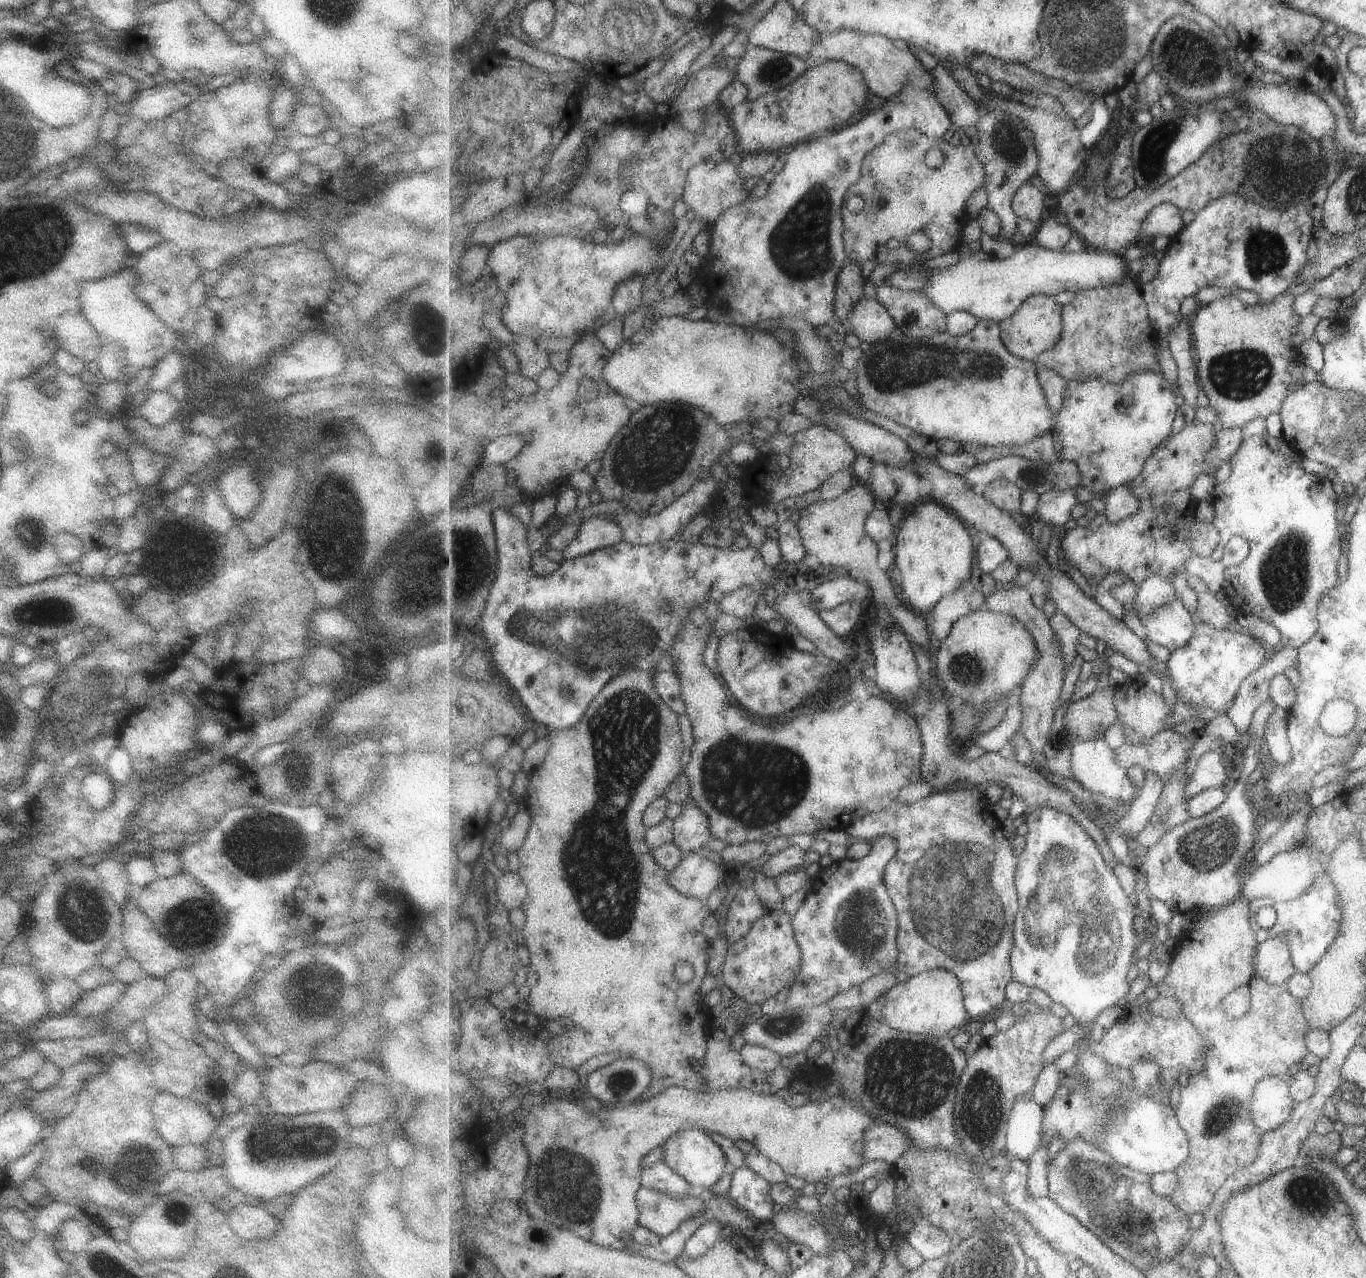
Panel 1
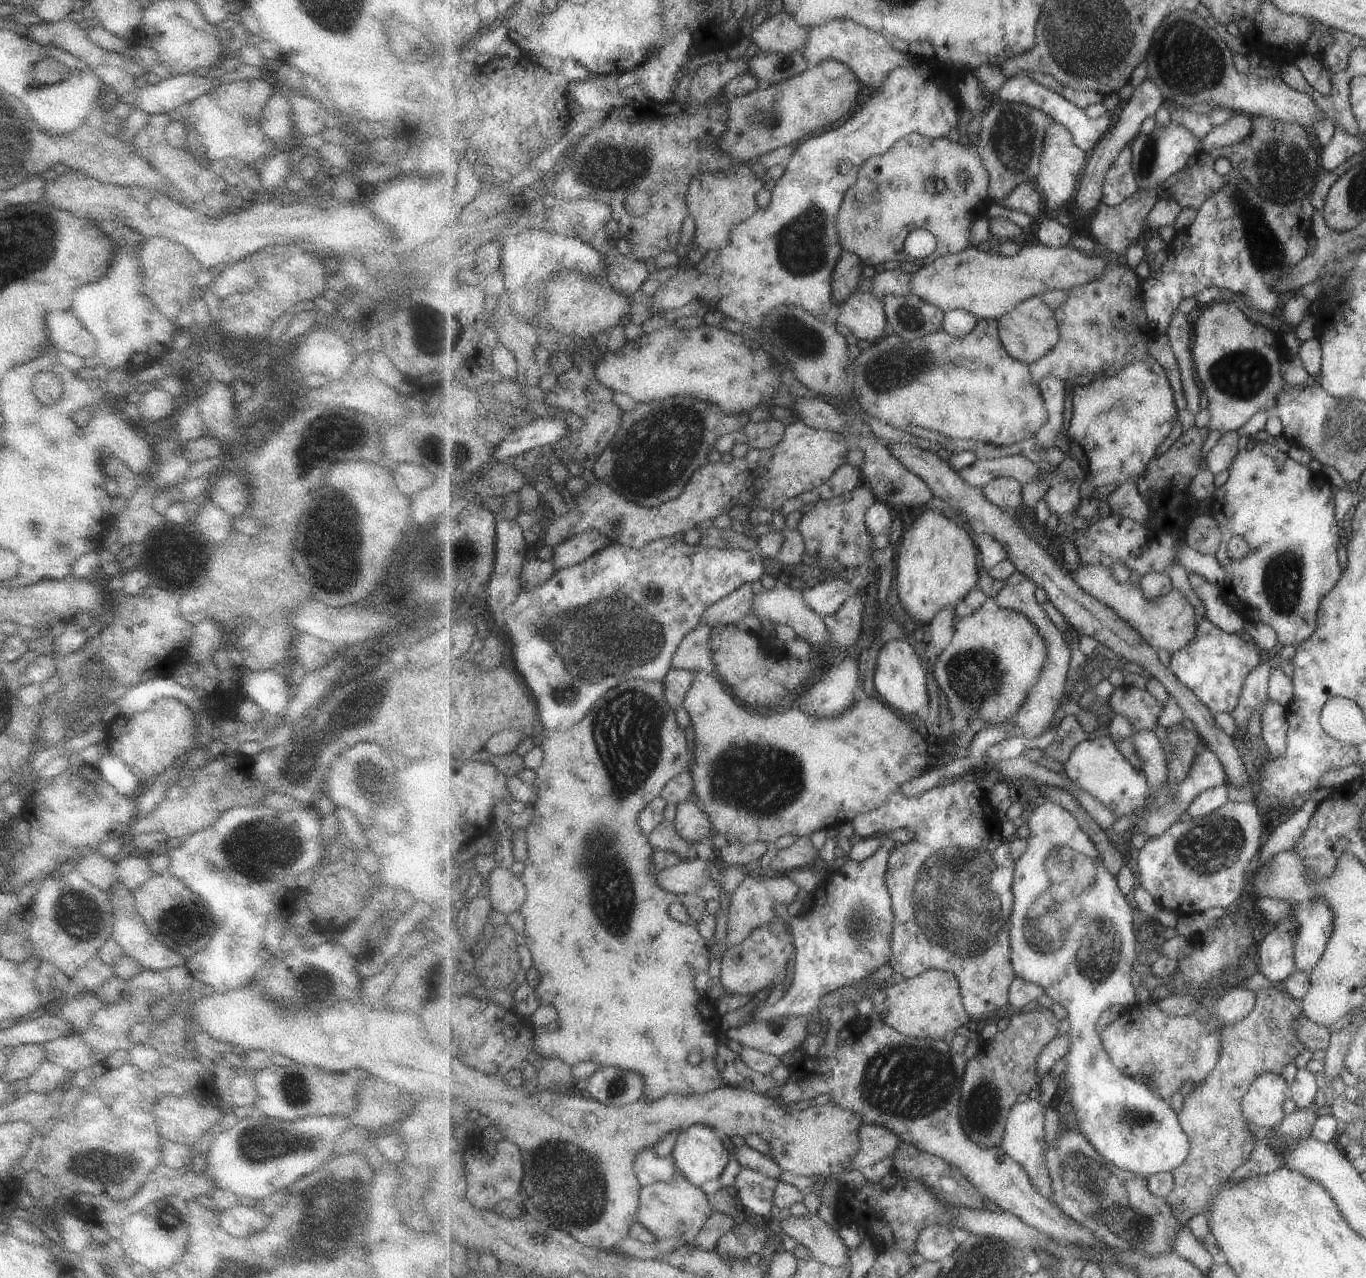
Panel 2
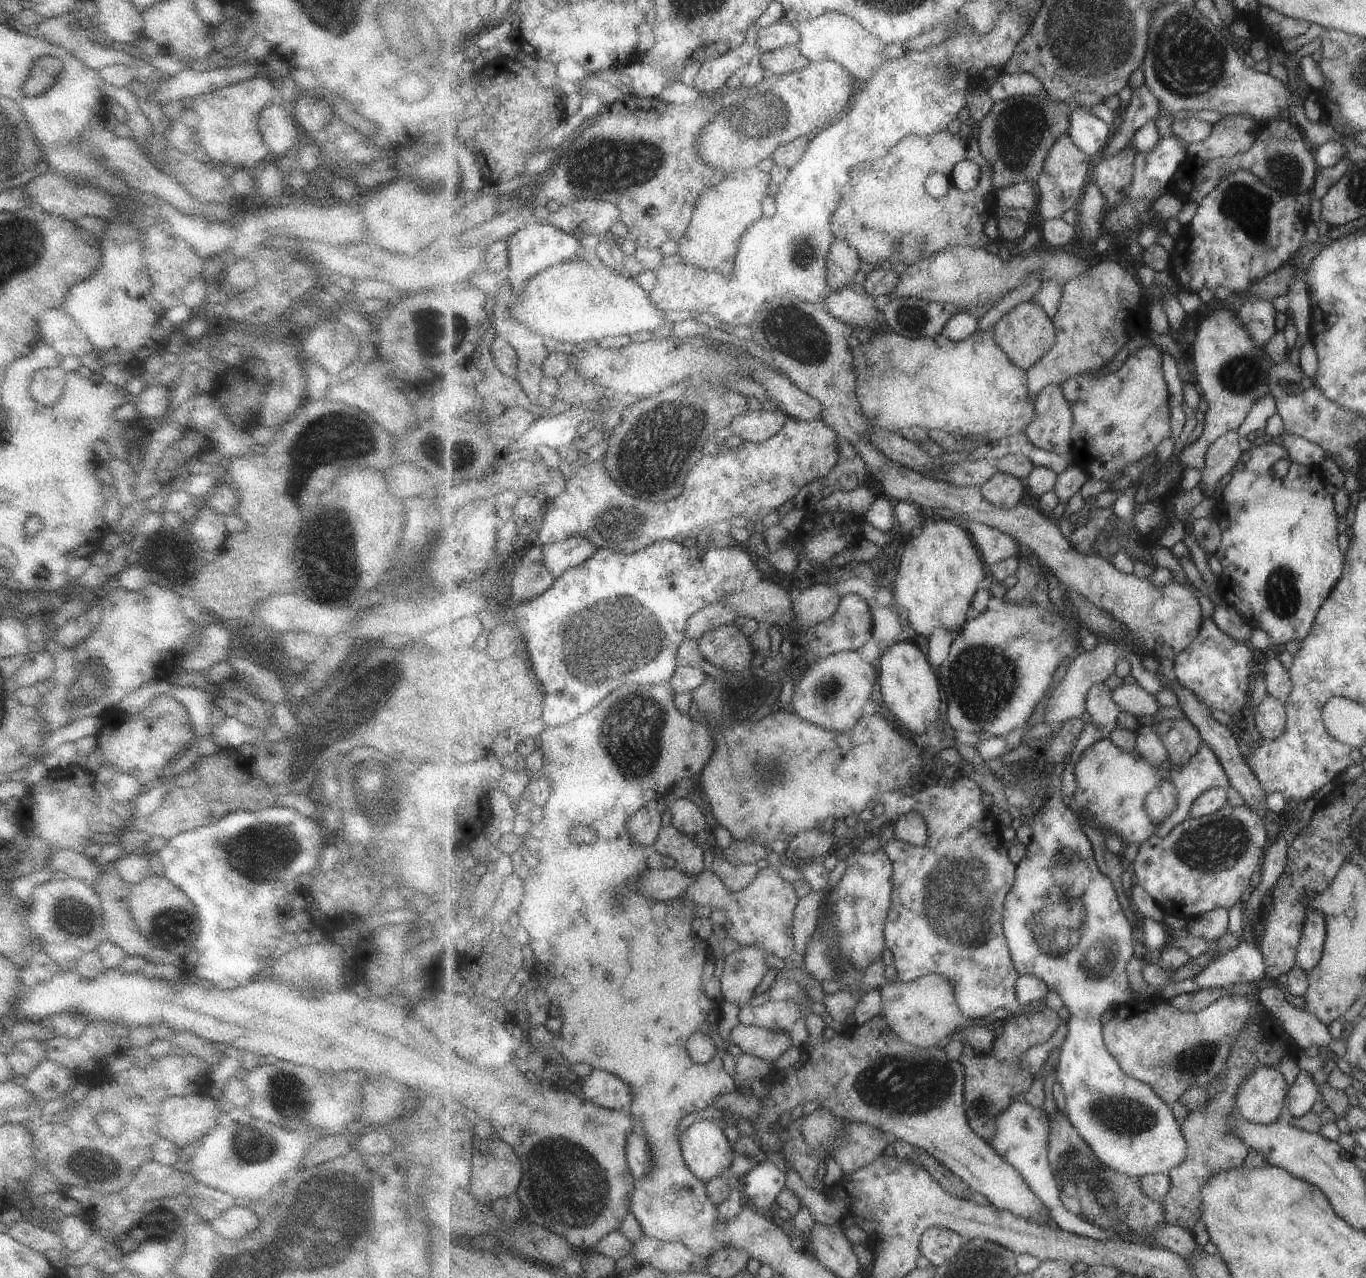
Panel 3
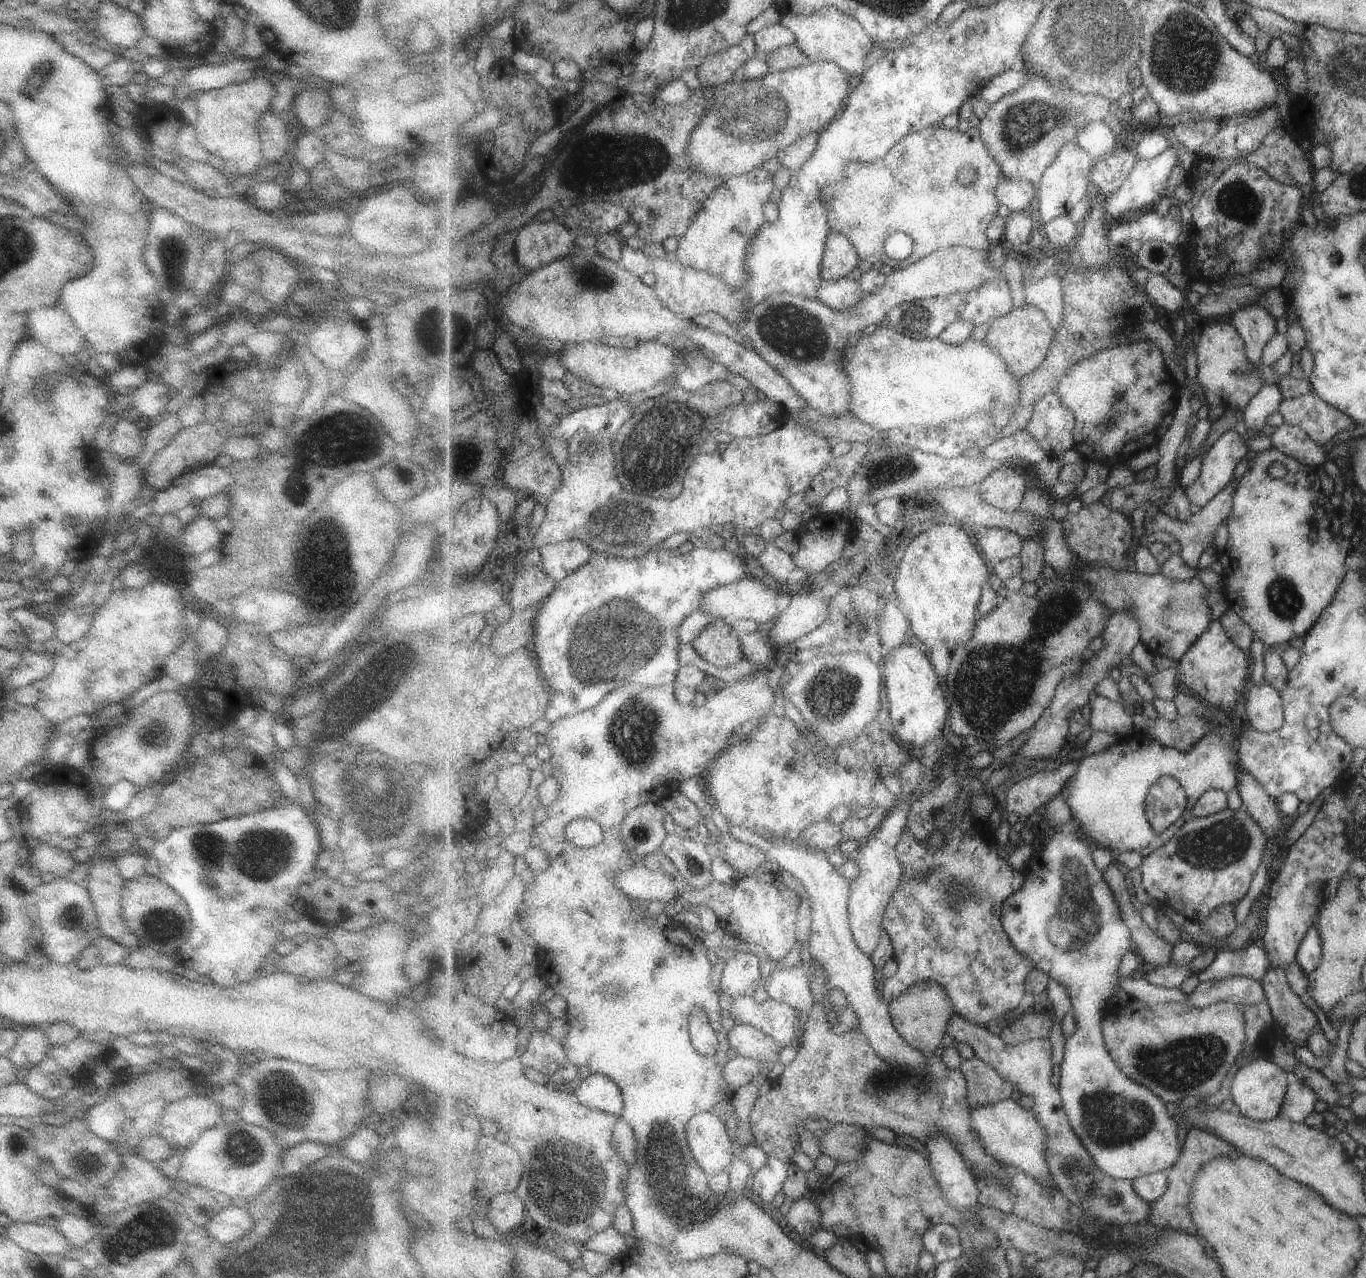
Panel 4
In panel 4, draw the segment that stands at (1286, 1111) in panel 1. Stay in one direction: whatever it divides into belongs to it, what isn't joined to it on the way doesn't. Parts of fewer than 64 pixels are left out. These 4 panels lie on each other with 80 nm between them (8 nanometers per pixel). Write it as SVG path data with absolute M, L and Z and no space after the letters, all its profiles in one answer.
M1257 1058L1244 1067L1235 1069L1229 1081L1228 1094L1239 1108L1239 1113L1249 1118L1270 1121L1280 1115L1292 1078L1269 1058Z

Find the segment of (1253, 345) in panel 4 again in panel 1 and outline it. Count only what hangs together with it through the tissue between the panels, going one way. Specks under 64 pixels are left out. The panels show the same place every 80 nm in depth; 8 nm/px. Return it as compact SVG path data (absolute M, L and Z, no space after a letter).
M1228 193L1227 195L1223 195L1221 198L1209 203L1203 211L1198 212L1196 217L1178 234L1175 245L1169 246L1165 251L1163 260L1159 262L1159 272L1157 276L1148 283L1141 283L1140 288L1143 290L1145 302L1148 304L1148 313L1151 324L1153 325L1156 334L1161 334L1161 338L1167 339L1167 337L1171 335L1177 327L1180 326L1180 322L1184 319L1183 316L1181 316L1181 312L1179 312L1179 308L1181 308L1181 302L1183 302L1187 296L1192 296L1195 298L1195 295L1197 292L1199 292L1199 290L1201 290L1201 288L1203 288L1203 286L1222 286L1229 288L1229 290L1232 292L1239 290L1239 288L1252 290L1258 294L1259 300L1263 301L1264 303L1270 303L1281 293L1289 290L1289 288L1294 289L1293 286L1303 283L1300 282L1300 276L1305 266L1308 264L1307 250L1309 250L1309 244L1315 241L1316 232L1315 221L1313 218L1311 218L1311 214L1309 214L1309 210L1306 208L1307 203L1301 203L1300 205L1287 207L1286 209L1271 209L1269 207L1264 207L1260 204L1257 204L1255 200L1251 202L1251 200L1249 200L1249 198L1246 196L1235 196L1235 194L1236 193Z

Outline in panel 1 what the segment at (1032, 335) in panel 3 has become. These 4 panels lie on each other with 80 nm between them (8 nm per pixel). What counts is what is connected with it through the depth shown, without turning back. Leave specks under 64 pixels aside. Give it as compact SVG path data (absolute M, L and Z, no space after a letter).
M1051 295L1030 296L1013 316L1000 322L1004 343L1014 355L1036 361L1042 352L1055 347L1063 338L1063 312L1061 303L1058 303Z

